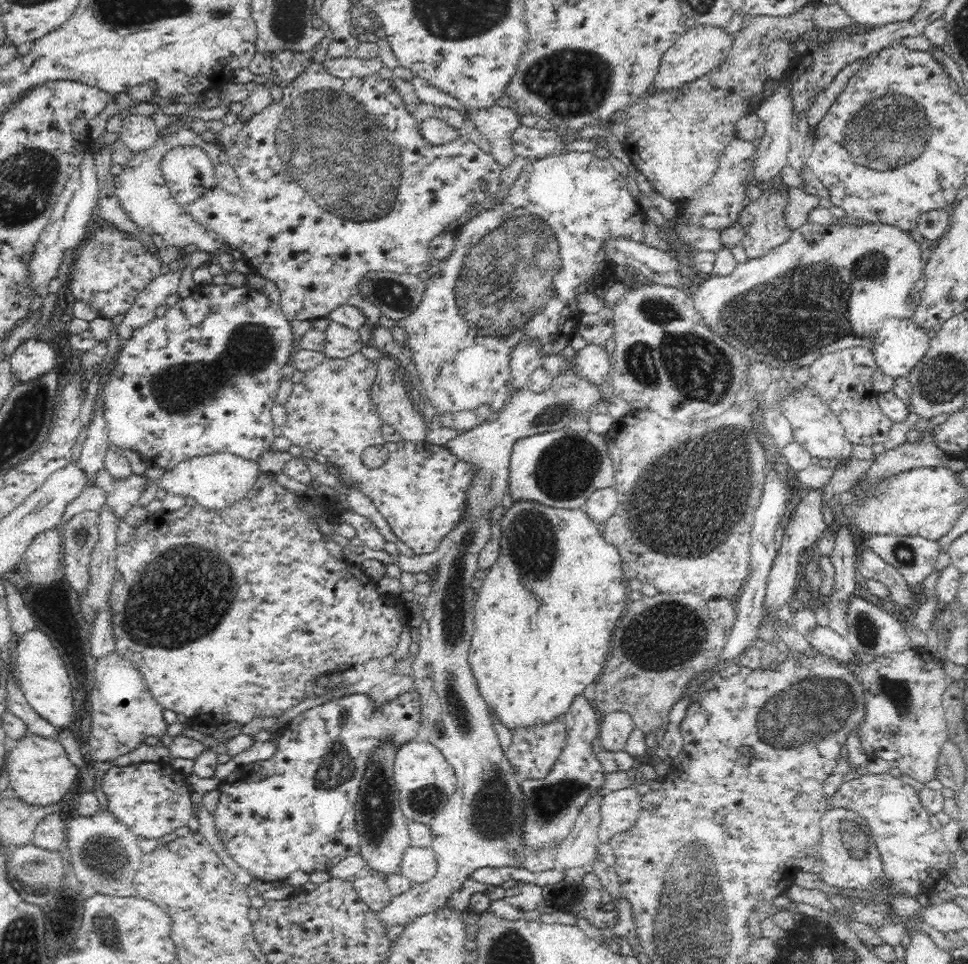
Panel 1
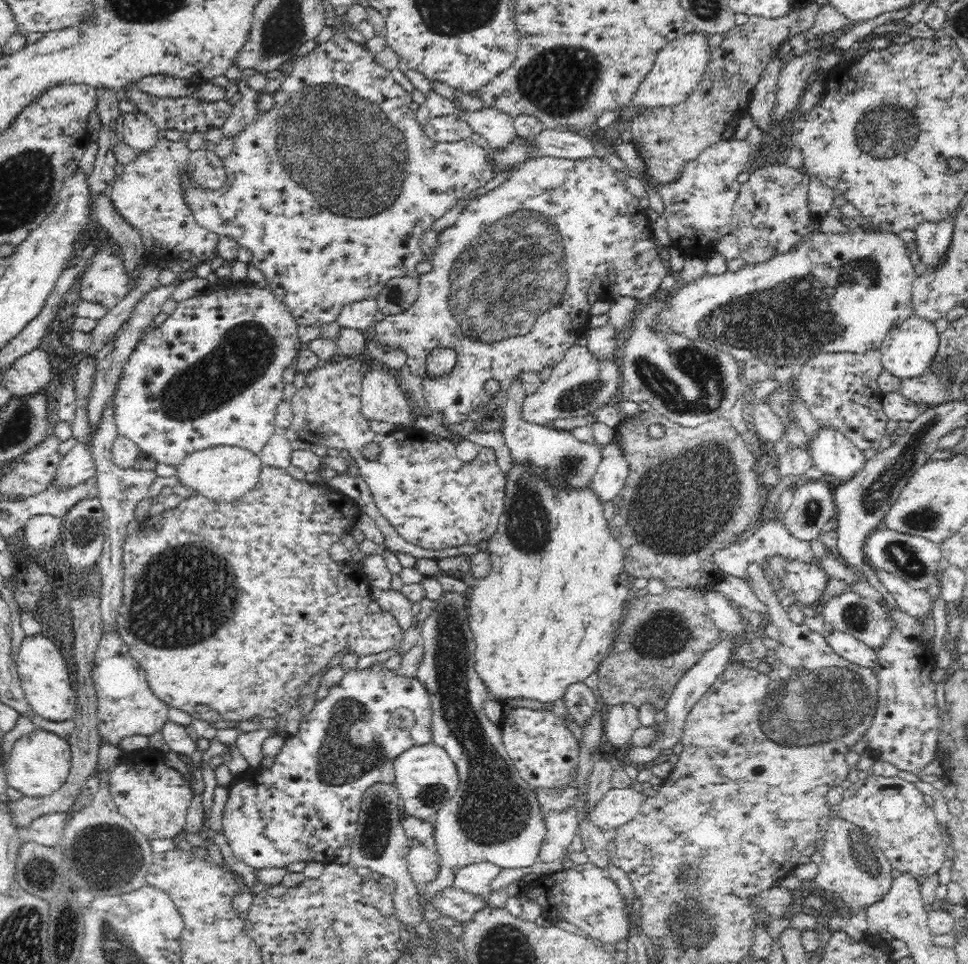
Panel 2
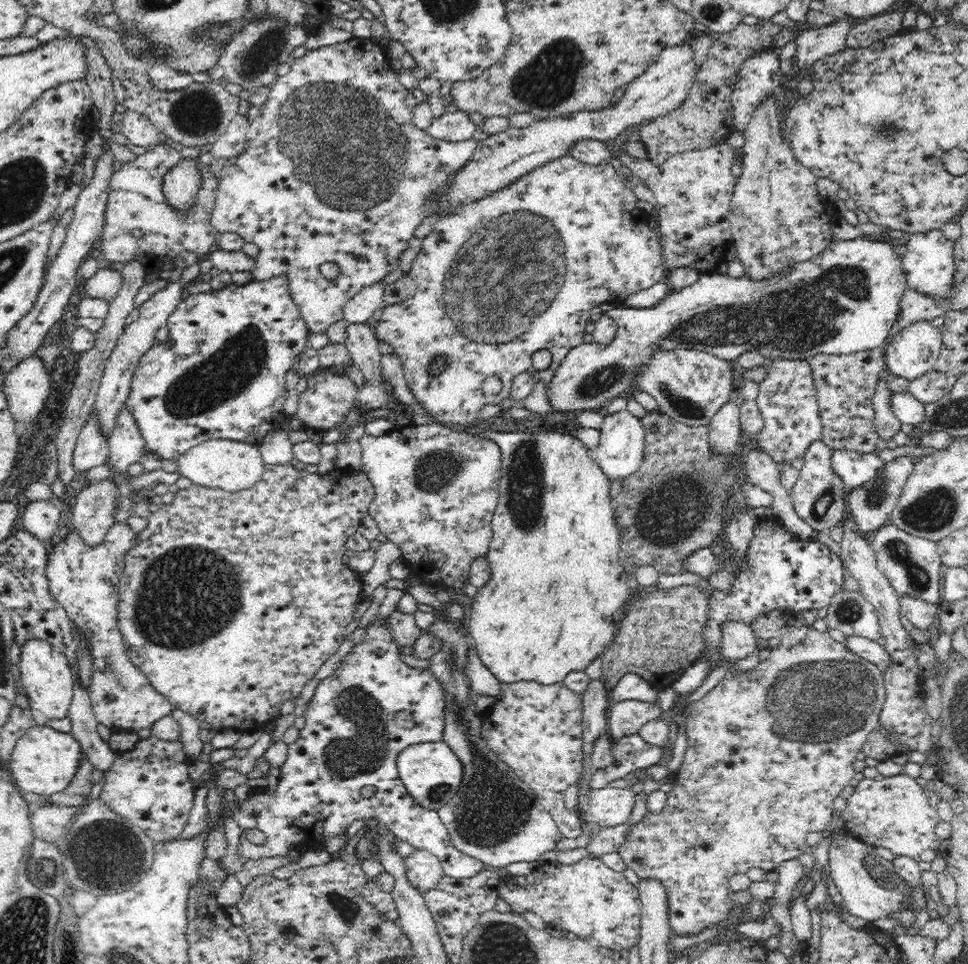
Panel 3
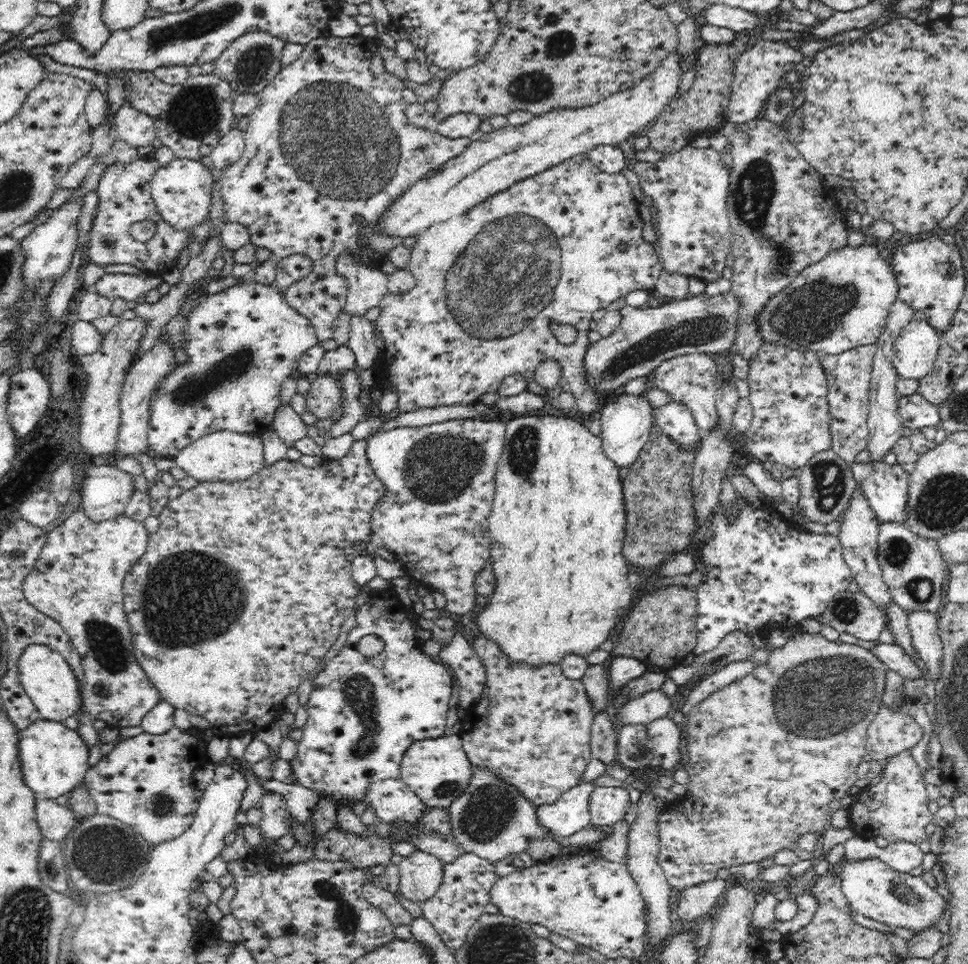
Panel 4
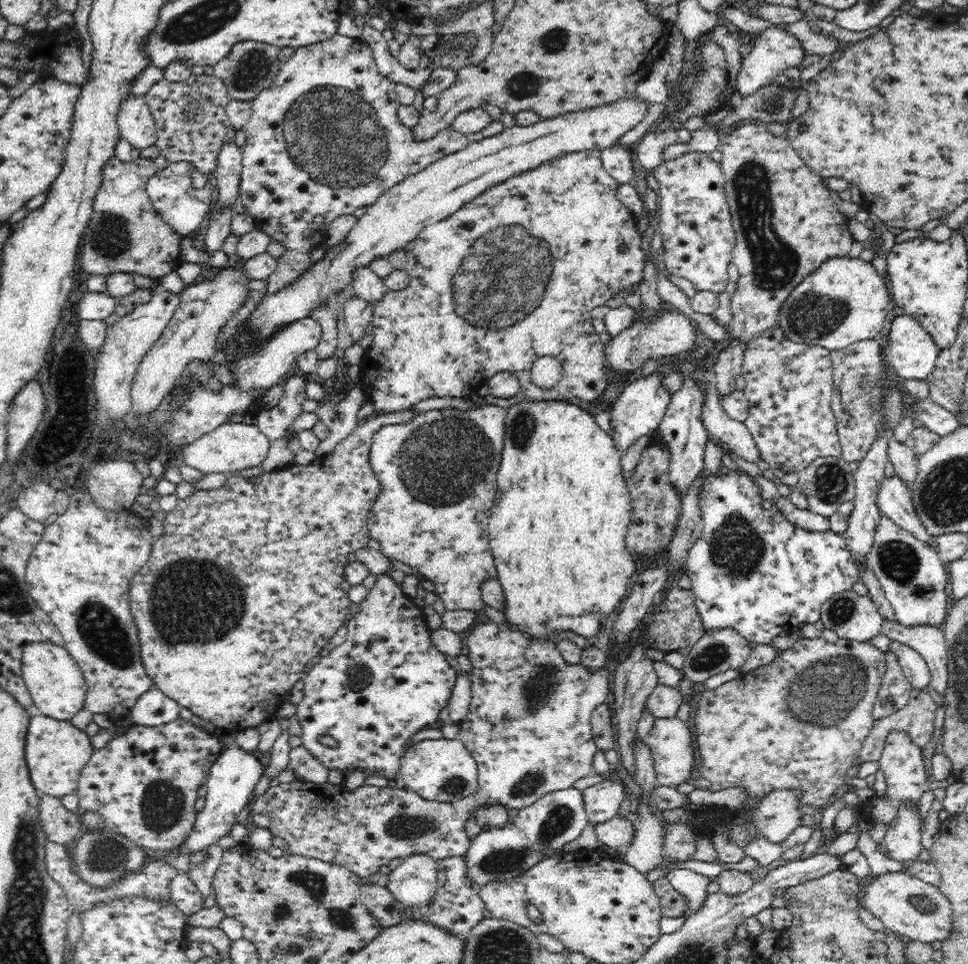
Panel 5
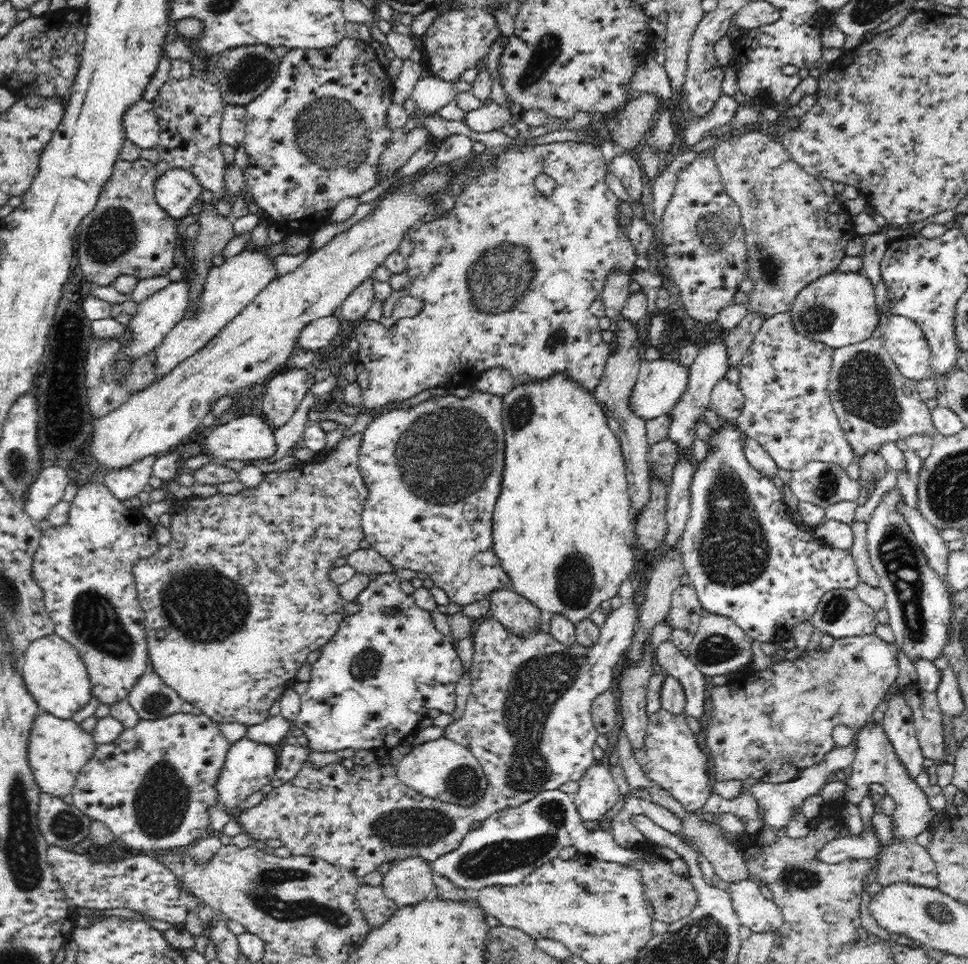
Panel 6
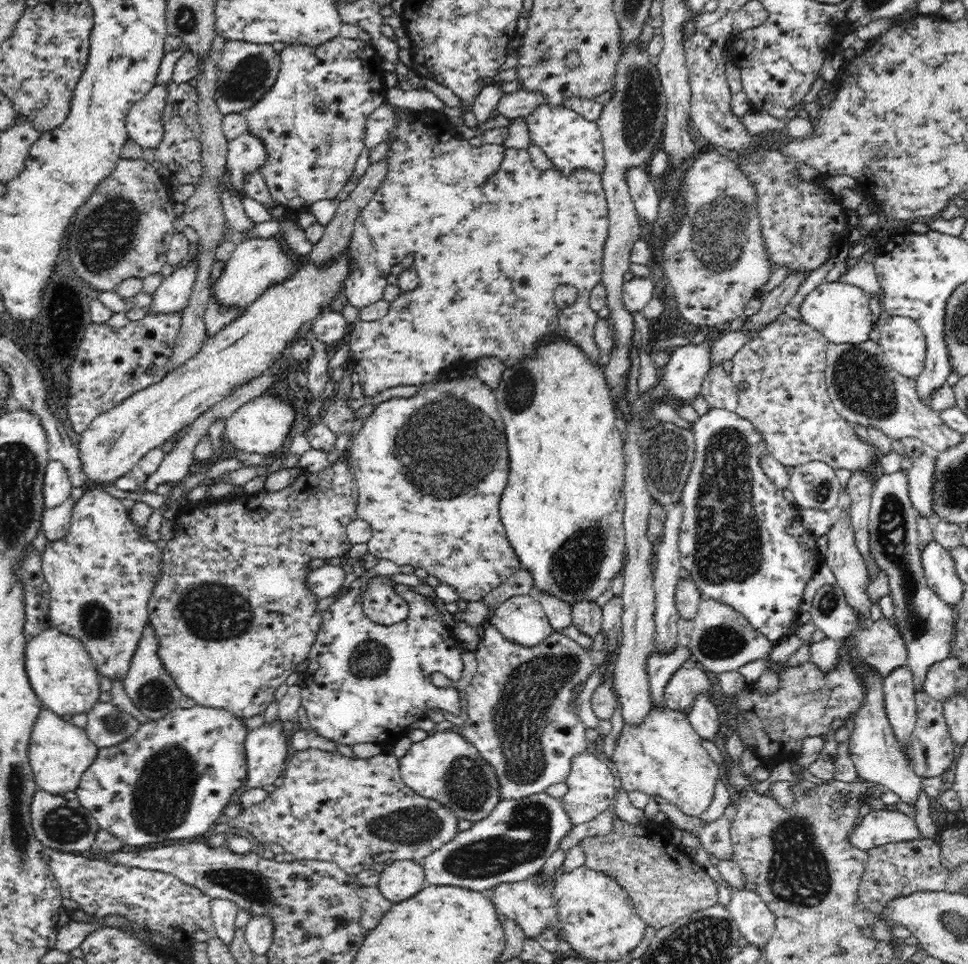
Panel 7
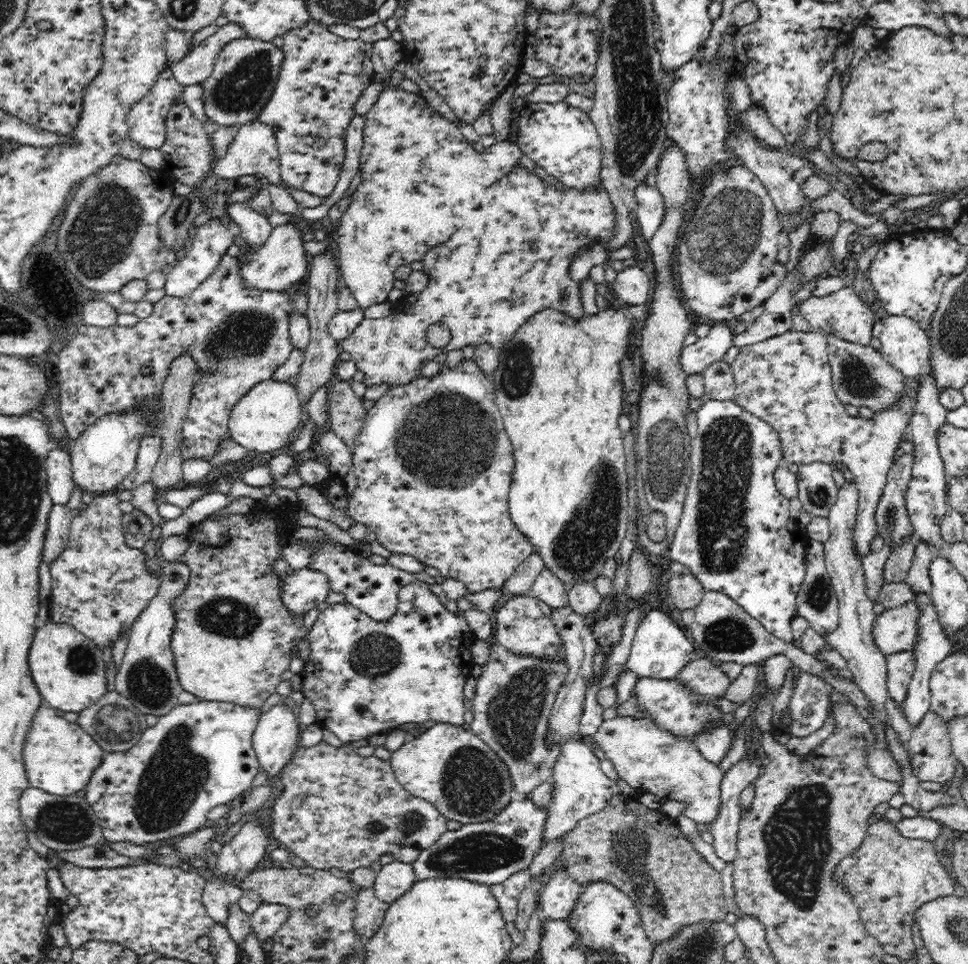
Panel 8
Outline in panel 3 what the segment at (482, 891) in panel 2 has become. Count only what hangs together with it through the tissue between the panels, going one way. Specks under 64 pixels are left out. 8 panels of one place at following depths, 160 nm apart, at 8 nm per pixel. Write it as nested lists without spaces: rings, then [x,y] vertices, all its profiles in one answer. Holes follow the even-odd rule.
[[[381,622],[370,625],[363,641],[343,658],[335,674],[318,684],[304,714],[306,723],[299,730],[298,740],[287,744],[288,752],[279,768],[276,790],[270,790],[267,786],[249,792],[239,810],[232,814],[240,829],[259,830],[266,837],[263,844],[254,844],[242,835],[238,845],[241,860],[287,857],[292,850],[303,853],[313,848],[323,849],[326,840],[344,835],[354,821],[376,817],[397,840],[434,854],[443,866],[443,874],[450,878],[469,879],[489,869],[480,860],[458,852],[437,812],[419,806],[399,780],[397,756],[409,746],[440,741],[446,706],[438,679],[428,670],[408,667],[400,656],[400,646],[394,643],[390,629],[386,629]],[[367,786],[376,787],[376,793],[370,798],[364,798],[360,793]]]

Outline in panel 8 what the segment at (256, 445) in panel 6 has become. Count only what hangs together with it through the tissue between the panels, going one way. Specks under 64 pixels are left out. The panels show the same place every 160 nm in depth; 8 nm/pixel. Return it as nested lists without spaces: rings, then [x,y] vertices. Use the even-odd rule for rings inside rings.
[[[266,380],[256,384],[232,408],[228,423],[230,438],[247,449],[250,454],[277,454],[290,445],[294,430],[302,423],[302,402],[296,386],[288,382]]]

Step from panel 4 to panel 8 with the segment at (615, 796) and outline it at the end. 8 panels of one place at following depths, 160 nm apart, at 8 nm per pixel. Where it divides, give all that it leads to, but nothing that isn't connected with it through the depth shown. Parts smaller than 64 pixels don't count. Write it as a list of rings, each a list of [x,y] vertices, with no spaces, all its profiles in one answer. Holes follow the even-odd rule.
[[[577,737],[561,746],[561,753],[553,768],[551,784],[554,787],[552,802],[548,805],[548,830],[544,832],[545,842],[563,838],[582,820],[608,807],[618,792],[618,786],[600,769],[600,760],[594,755],[589,742]]]

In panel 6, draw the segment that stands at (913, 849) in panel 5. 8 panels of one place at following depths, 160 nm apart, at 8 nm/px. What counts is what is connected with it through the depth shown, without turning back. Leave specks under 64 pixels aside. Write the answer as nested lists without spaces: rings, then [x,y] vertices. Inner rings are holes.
[[[868,724],[855,738],[857,738],[858,749],[853,760],[852,775],[846,782],[846,793],[844,798],[858,807],[865,797],[870,784],[882,784],[896,803],[893,818],[893,840],[894,843],[914,841],[916,837],[927,831],[927,827],[934,818],[948,819],[946,810],[941,812],[932,811],[925,792],[918,788],[916,781],[908,777],[908,771],[904,765],[900,765],[900,759],[894,754],[894,747],[888,741],[884,733],[883,725]]]

